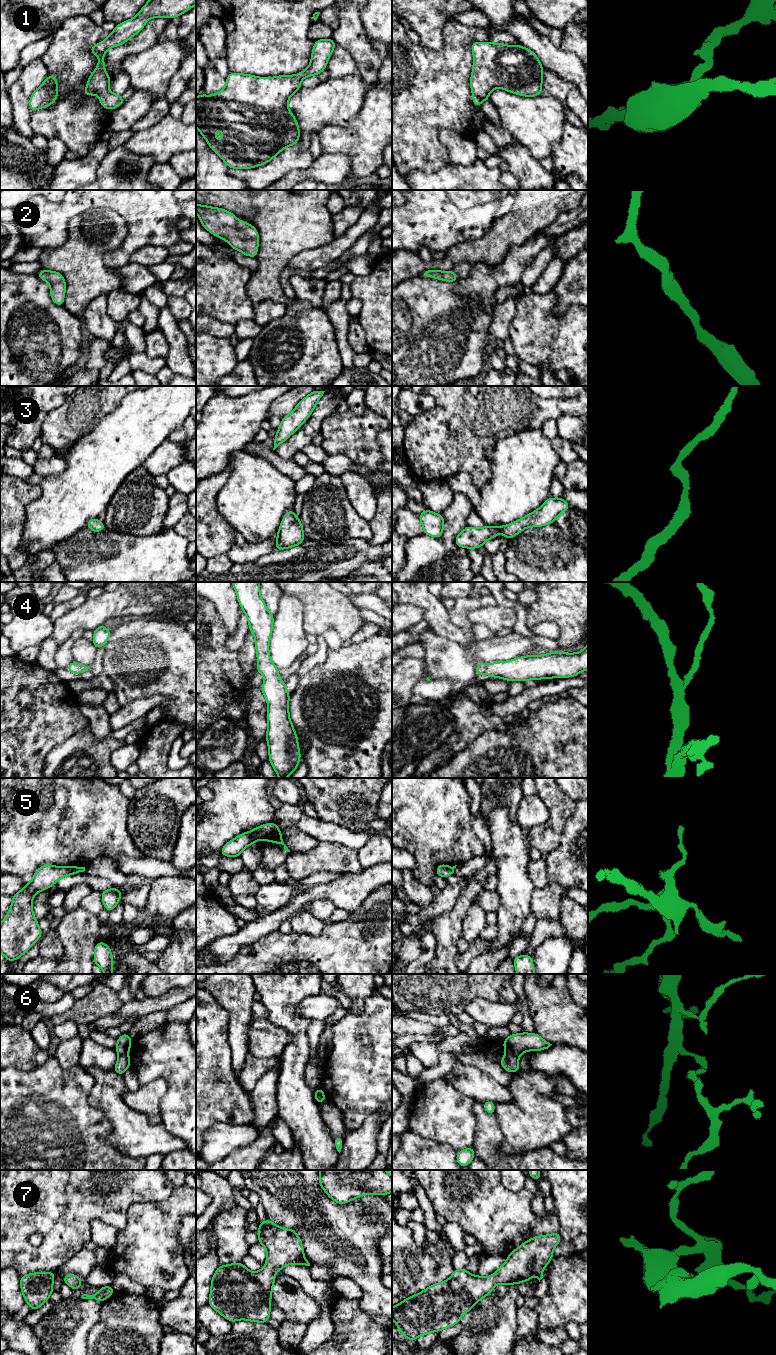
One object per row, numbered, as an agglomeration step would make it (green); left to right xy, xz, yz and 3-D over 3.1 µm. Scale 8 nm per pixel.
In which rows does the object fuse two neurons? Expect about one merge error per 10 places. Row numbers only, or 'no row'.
5, 6

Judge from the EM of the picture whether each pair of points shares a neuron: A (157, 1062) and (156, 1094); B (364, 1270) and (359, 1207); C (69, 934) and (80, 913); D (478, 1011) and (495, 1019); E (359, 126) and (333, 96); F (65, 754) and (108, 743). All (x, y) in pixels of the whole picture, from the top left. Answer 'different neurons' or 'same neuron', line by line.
A: different neurons
B: same neuron
C: same neuron
D: same neuron
E: different neurons
F: same neuron

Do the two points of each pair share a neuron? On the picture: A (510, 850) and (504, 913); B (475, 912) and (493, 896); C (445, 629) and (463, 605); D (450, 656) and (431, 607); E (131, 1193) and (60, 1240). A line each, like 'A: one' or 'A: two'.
A: one
B: two
C: two
D: two
E: one

